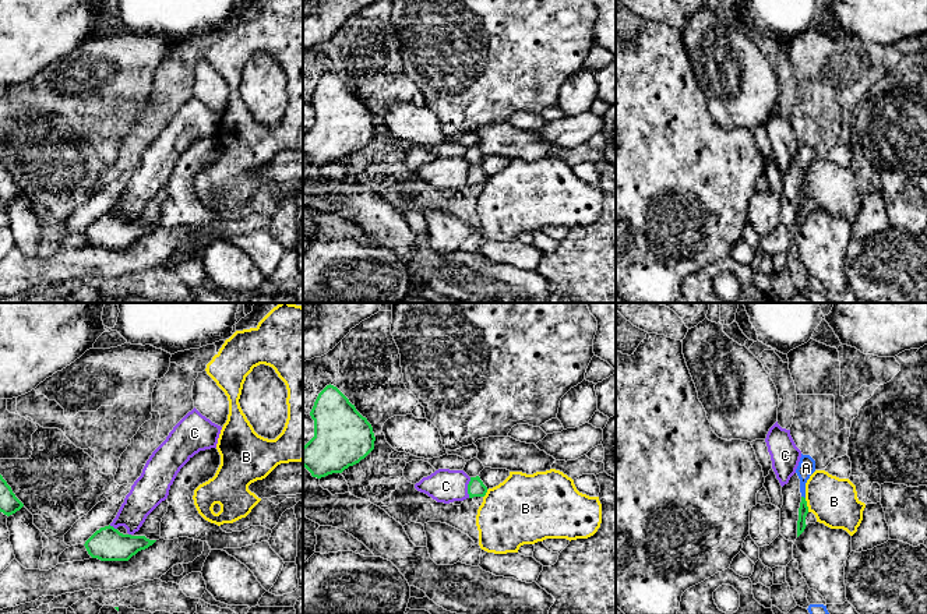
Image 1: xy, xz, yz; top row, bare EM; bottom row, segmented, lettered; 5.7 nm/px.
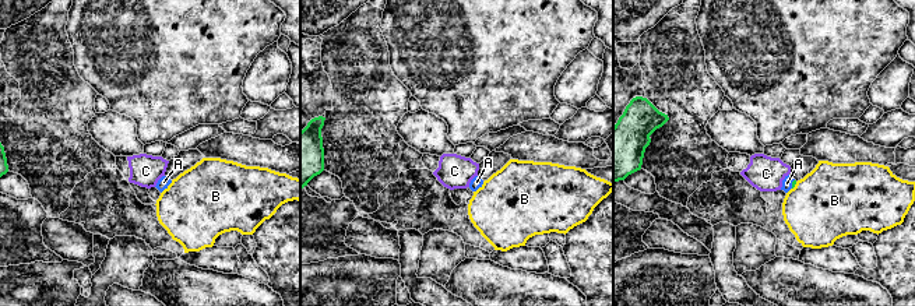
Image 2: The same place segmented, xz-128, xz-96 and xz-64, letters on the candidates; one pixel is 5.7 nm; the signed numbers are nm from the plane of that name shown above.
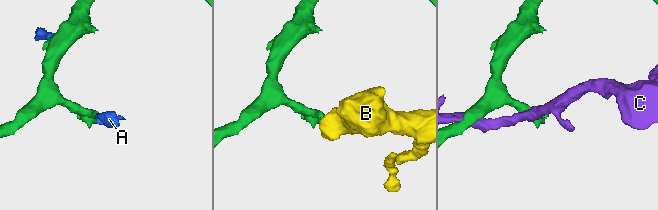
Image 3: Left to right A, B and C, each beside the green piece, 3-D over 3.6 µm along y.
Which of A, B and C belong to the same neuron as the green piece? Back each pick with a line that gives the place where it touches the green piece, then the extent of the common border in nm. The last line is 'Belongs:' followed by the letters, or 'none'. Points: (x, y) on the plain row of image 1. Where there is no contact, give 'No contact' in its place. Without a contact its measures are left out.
A: Touches green at yz (803, 184). Shared border 30 nm
Belongs: A

